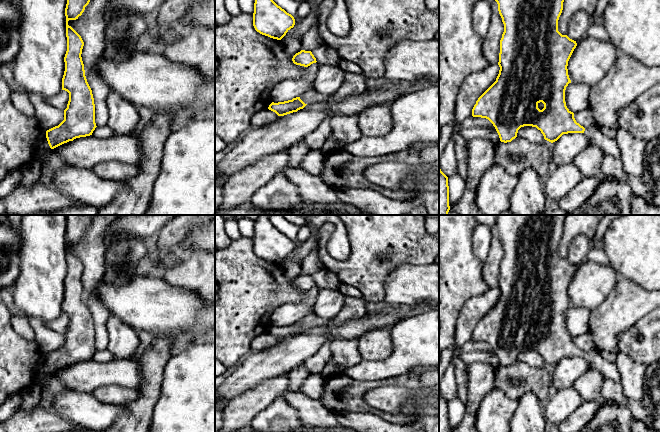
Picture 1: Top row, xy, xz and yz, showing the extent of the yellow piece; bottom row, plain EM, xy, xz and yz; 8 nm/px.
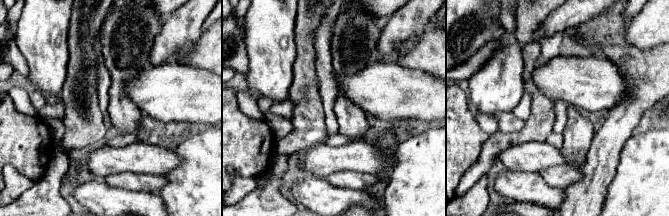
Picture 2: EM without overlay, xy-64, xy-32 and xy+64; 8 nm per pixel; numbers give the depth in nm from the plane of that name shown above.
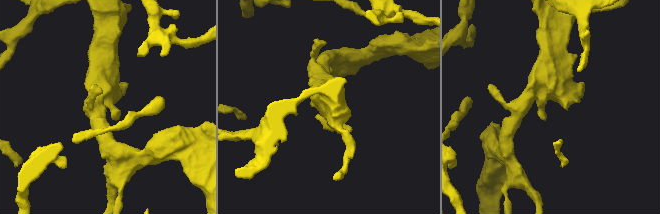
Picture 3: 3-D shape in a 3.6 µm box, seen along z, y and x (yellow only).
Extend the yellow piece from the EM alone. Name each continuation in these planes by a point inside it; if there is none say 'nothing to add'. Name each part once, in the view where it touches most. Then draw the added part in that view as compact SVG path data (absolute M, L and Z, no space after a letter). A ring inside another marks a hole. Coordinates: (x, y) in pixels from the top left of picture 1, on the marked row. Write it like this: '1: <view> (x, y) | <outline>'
1: xy (41, 144) | M43 131L40 133L40 135L37 138L37 141L35 143L35 150L36 150L36 157L38 156L38 154L42 151L48 150L50 148L47 138L46 138L46 131Z

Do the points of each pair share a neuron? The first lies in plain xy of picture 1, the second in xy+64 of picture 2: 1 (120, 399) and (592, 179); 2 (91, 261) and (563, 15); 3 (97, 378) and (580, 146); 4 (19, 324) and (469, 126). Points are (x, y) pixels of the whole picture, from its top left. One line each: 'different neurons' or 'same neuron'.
1: different neurons
2: different neurons
3: different neurons
4: different neurons

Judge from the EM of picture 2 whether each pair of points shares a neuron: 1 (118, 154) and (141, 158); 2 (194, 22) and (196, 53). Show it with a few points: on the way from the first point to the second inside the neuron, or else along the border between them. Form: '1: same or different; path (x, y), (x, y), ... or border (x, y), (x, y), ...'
1: same; path (124, 158), (135, 158)
2: different; border (201, 32), (198, 39), (178, 59)

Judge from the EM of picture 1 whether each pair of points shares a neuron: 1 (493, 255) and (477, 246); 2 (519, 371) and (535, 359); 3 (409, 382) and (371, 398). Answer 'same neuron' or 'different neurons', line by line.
1: different neurons
2: different neurons
3: different neurons

